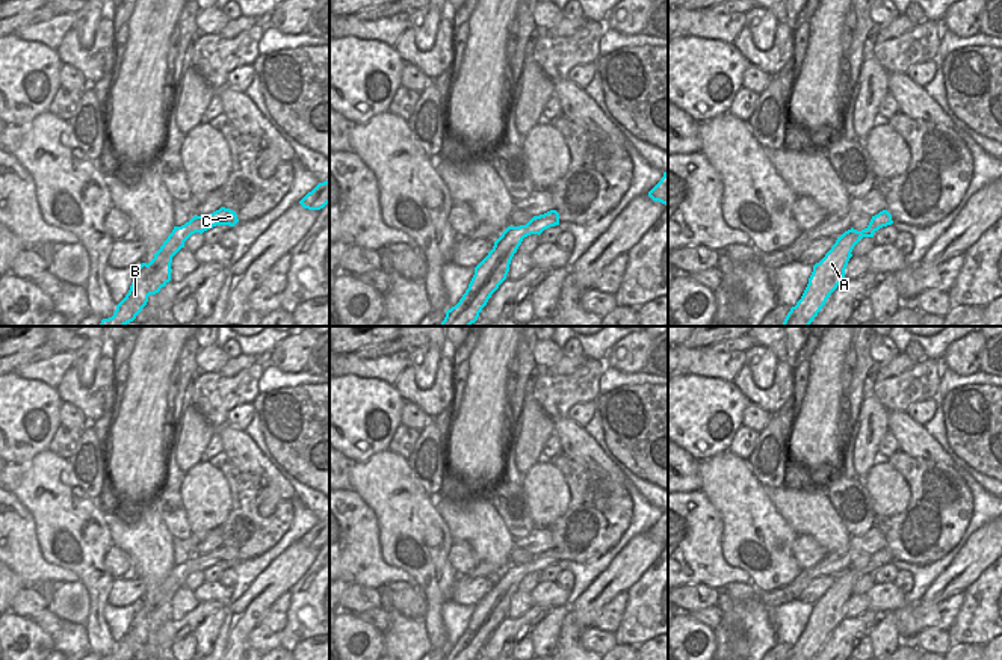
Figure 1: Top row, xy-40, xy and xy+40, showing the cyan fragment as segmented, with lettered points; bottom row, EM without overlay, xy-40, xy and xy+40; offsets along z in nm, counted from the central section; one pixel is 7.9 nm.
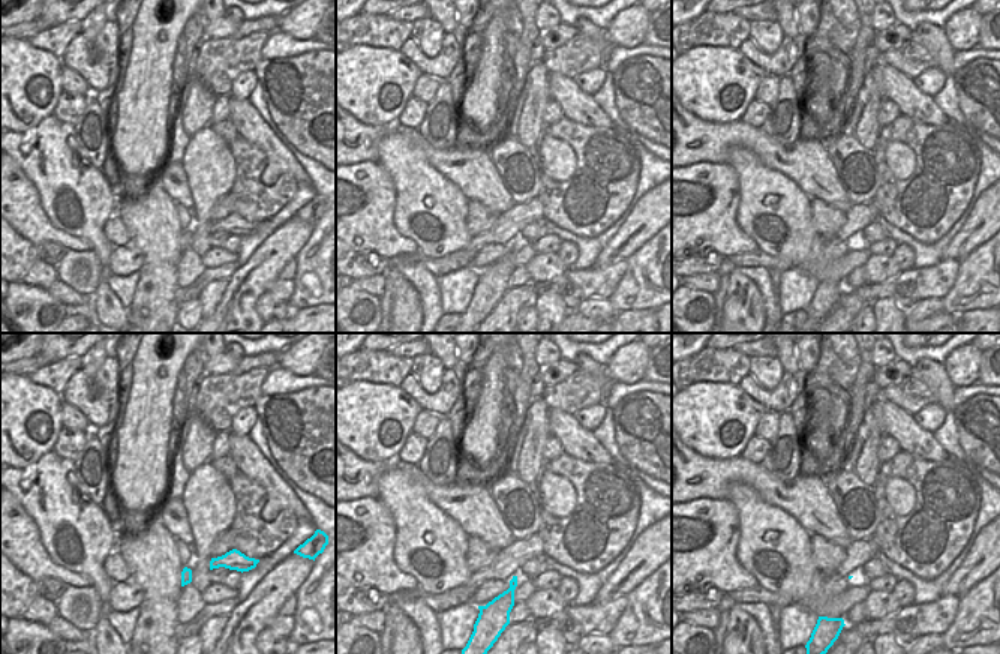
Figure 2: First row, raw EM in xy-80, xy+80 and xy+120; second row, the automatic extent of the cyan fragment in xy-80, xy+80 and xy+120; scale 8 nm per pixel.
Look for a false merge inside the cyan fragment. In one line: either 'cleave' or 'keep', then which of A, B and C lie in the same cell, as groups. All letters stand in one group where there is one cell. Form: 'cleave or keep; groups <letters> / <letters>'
keep; groups A B C

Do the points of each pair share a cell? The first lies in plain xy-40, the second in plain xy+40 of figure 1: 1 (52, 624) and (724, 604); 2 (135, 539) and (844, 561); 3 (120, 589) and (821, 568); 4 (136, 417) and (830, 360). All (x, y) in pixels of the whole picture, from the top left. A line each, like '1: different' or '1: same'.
1: different
2: different
3: different
4: same

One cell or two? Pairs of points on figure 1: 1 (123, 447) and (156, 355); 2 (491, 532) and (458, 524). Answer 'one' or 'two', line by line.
1: one
2: one

